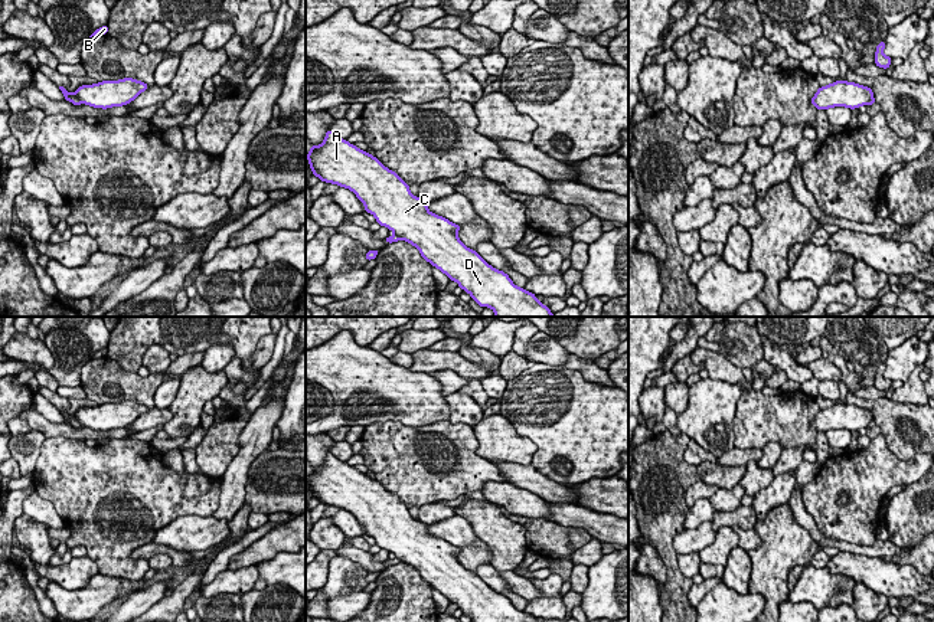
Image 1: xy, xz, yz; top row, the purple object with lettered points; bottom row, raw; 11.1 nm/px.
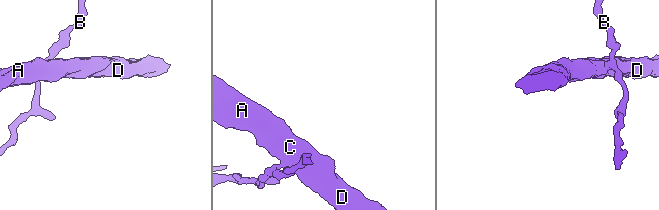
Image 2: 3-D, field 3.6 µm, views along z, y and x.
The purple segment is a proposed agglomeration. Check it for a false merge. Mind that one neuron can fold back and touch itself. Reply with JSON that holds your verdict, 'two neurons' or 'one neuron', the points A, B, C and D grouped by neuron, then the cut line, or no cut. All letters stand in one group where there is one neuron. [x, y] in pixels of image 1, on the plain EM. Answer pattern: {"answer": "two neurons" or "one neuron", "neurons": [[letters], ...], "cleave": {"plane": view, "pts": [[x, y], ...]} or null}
{"answer": "two neurons", "neurons": [["A", "C", "D"], ["B"]], "cleave": {"plane": "xy", "pts": [[72, 416], [81, 425]]}}

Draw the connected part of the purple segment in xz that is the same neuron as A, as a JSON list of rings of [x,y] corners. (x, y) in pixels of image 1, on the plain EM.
[[[329,452],[320,468],[311,466],[307,482],[313,498],[352,513],[381,549],[414,567],[425,583],[444,595],[450,603],[455,603],[473,622],[536,622],[535,616],[516,609],[507,596],[494,592],[476,573],[468,572],[457,559],[460,547],[431,536],[427,524],[412,518],[398,495],[386,491],[372,477]]]

